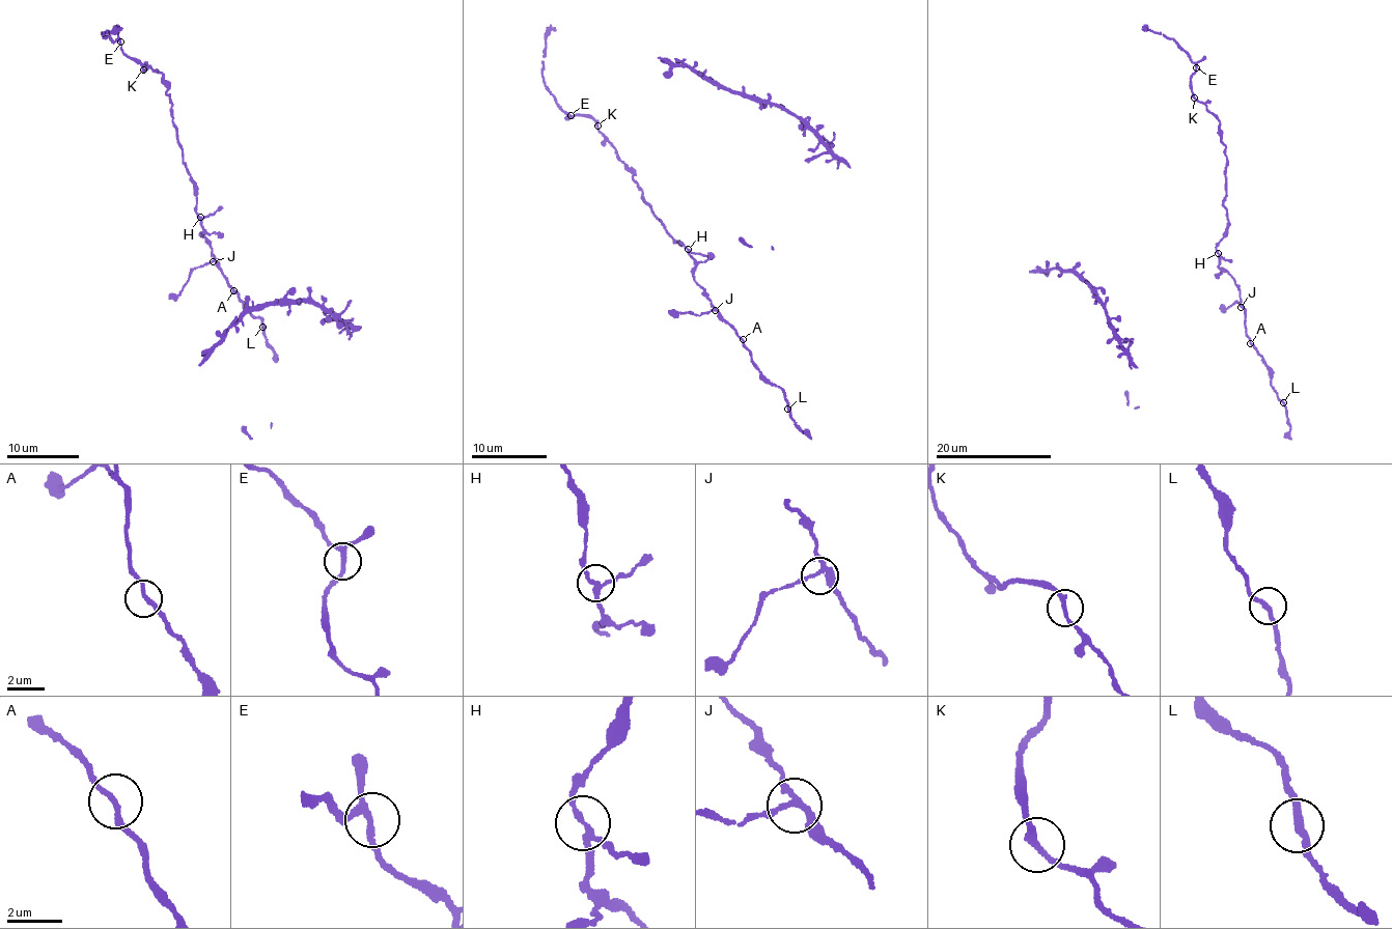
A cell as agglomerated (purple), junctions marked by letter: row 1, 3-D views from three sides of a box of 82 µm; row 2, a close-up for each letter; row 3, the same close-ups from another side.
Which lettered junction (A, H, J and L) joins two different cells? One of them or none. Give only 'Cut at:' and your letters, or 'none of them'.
Cut at: none of them

